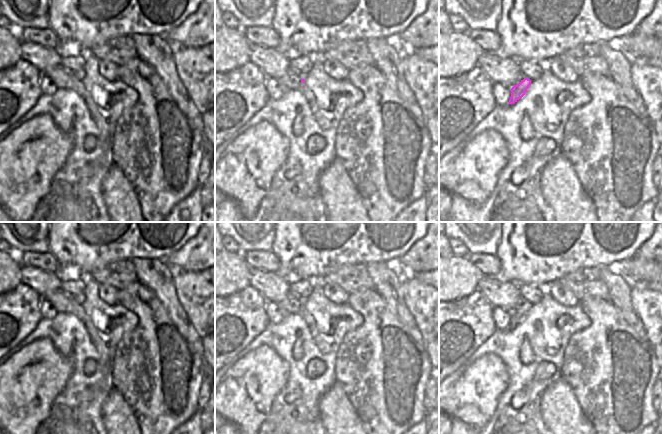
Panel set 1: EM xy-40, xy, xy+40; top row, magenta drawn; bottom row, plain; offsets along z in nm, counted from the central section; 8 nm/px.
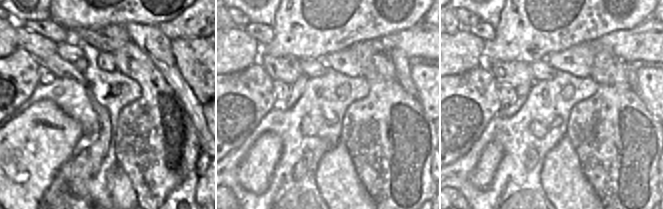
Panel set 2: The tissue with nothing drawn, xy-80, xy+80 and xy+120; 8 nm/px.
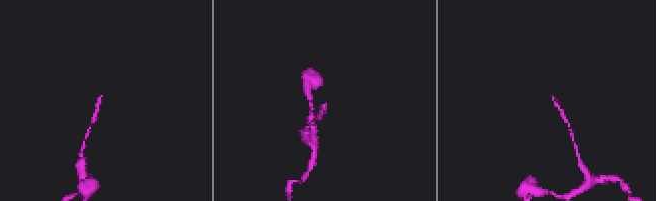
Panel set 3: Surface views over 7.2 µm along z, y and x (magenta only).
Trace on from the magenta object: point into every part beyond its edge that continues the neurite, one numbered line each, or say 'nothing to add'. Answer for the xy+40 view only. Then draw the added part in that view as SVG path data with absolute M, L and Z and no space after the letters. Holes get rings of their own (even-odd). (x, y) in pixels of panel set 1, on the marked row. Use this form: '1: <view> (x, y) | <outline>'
nothing to add

